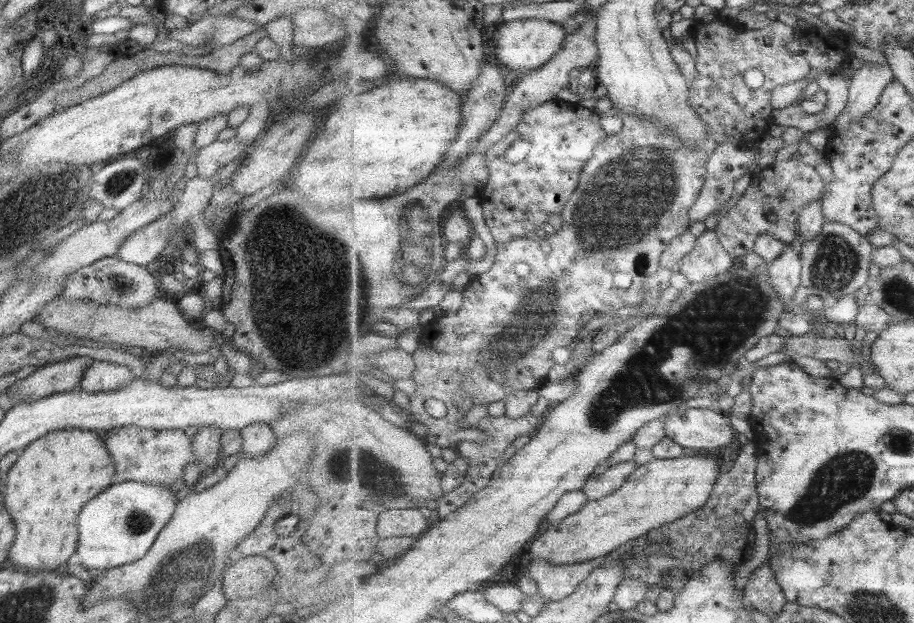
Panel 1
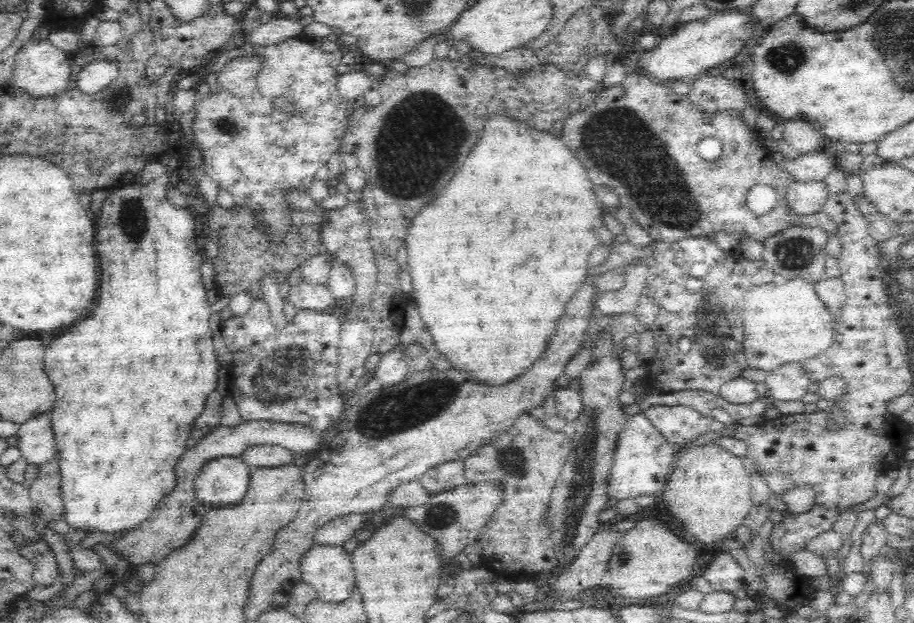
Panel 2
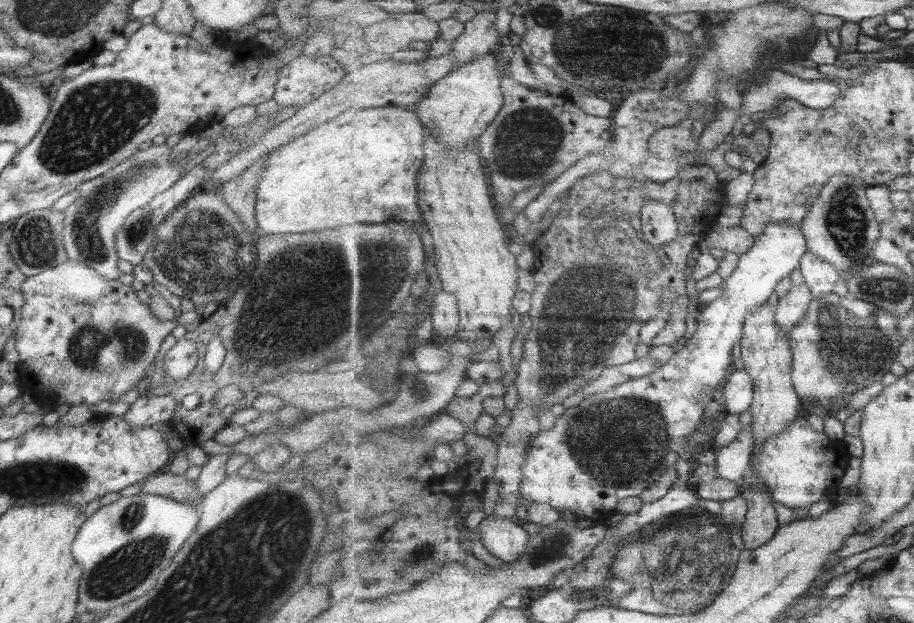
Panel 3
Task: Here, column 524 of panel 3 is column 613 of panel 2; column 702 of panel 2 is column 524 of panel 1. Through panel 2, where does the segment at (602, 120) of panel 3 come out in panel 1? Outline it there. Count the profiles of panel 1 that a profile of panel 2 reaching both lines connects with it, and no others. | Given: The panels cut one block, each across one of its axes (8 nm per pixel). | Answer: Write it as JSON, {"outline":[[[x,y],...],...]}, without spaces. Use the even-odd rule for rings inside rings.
{"outline":[[[550,101],[528,111],[518,129],[488,153],[492,176],[479,198],[497,246],[526,238],[529,232],[536,232],[542,224],[548,223],[551,214],[564,212],[581,186],[582,175],[597,153],[598,146],[610,136],[602,128],[601,117],[595,110],[576,103]],[[518,140],[530,140],[533,148],[528,159],[514,165],[508,162],[506,156]]]}

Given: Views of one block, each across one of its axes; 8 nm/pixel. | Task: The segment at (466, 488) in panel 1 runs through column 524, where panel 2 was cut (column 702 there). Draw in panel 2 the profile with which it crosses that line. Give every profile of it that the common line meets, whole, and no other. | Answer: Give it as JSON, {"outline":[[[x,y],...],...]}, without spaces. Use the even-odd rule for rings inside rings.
{"outline":[[[682,405],[655,406],[643,413],[674,446],[684,446],[708,431],[706,417]]]}

